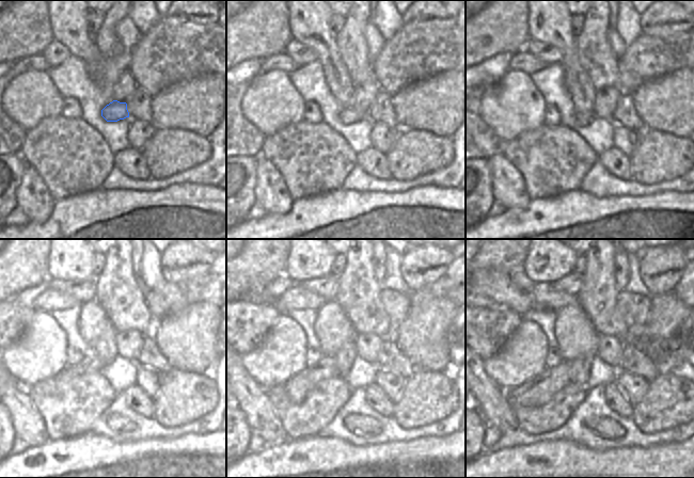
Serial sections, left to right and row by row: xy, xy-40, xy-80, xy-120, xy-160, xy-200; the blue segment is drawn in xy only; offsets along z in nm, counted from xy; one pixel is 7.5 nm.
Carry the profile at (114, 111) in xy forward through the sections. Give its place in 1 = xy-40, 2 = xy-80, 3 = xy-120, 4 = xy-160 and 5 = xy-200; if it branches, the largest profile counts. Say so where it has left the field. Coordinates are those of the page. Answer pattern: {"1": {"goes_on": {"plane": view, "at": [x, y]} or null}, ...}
{"1": {"goes_on": {"plane": "xy-40", "at": [348, 114]}}, "2": {"goes_on": {"plane": "xy-80", "at": [583, 118]}}, "3": {"goes_on": {"plane": "xy-120", "at": [90, 364]}}, "4": {"goes_on": {"plane": "xy-160", "at": [297, 387]}}, "5": {"goes_on": {"plane": "xy-200", "at": [537, 392]}}}

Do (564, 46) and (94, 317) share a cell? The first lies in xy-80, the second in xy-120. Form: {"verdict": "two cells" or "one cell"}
{"verdict": "two cells"}

